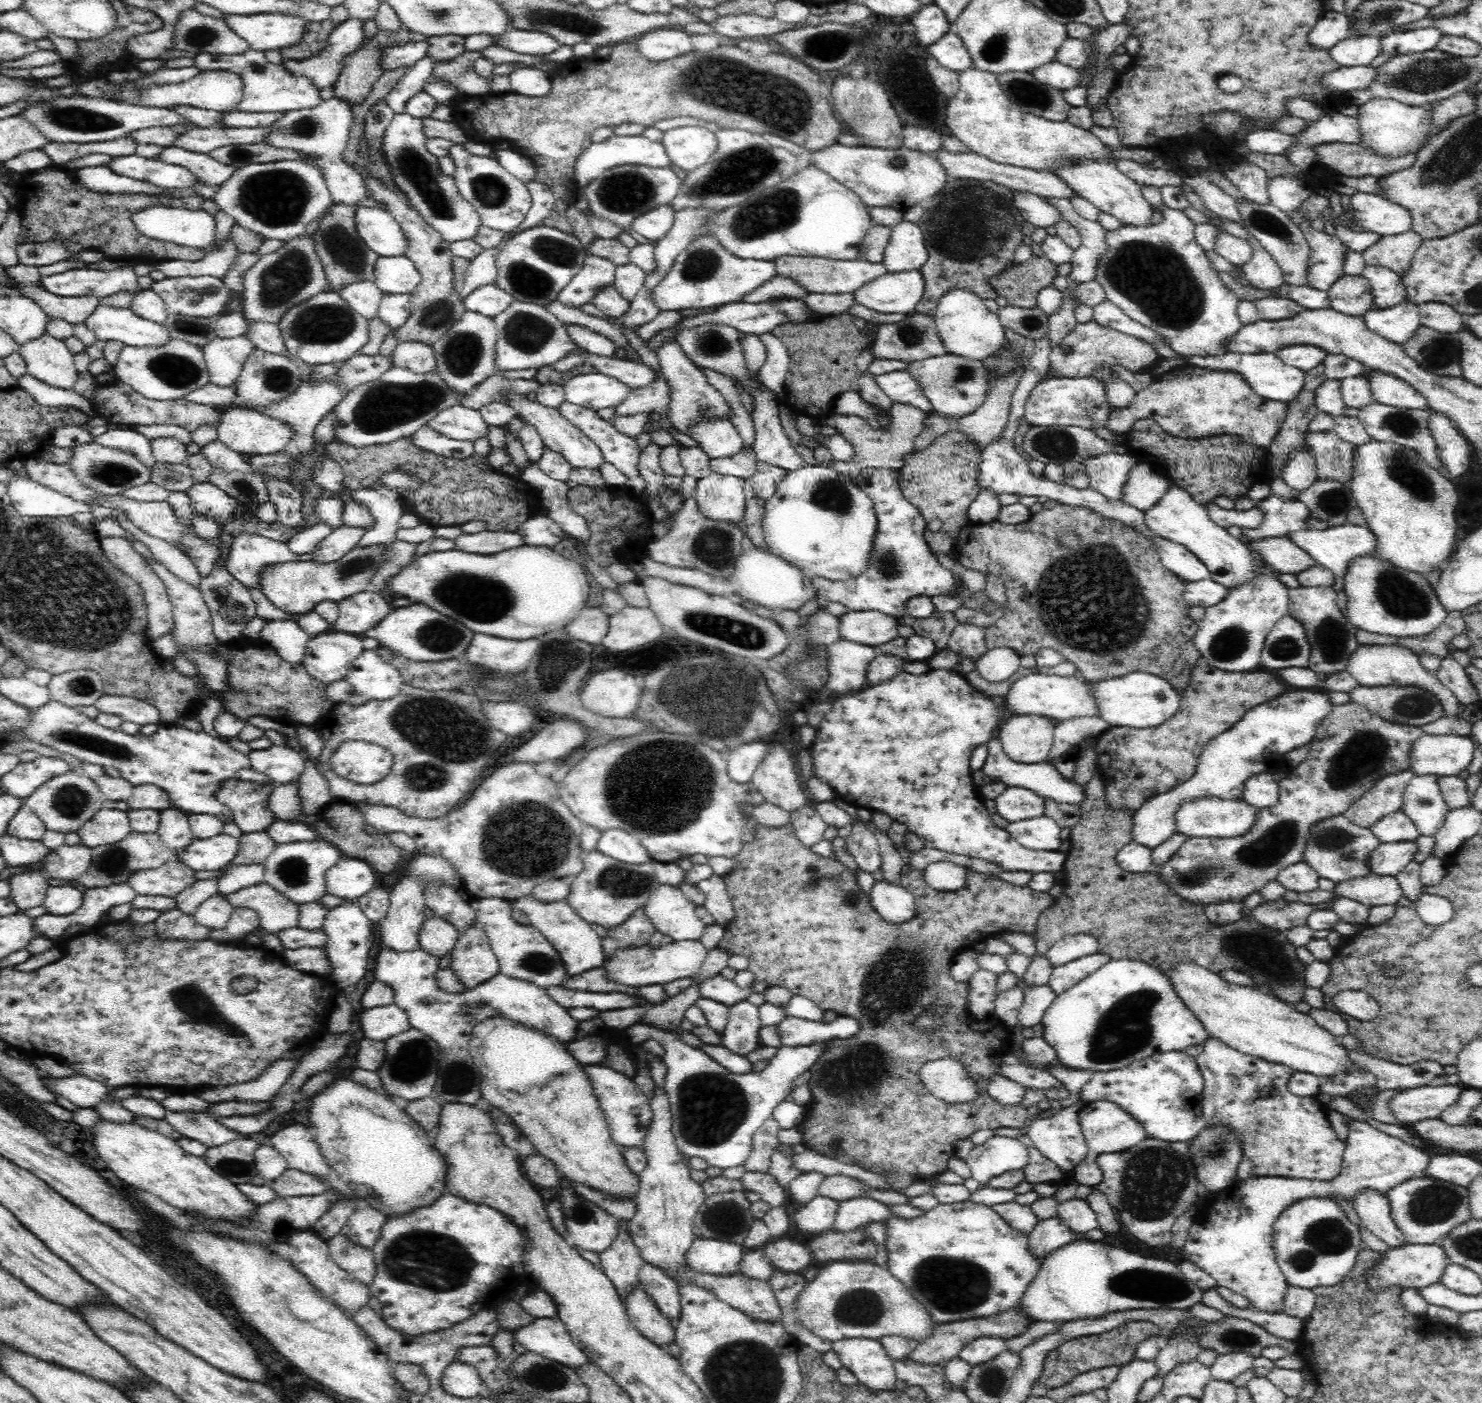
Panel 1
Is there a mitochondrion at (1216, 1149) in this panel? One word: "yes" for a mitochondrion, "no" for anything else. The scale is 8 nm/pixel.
yes

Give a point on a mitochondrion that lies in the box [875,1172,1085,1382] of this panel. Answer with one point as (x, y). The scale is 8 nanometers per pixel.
(949, 1284)

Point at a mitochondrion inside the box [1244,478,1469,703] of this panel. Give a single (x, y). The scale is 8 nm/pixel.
(1403, 597)

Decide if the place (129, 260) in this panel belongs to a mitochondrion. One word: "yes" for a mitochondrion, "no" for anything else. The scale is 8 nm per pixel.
no

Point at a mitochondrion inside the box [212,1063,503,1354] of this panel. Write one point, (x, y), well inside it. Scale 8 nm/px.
(436, 1261)

